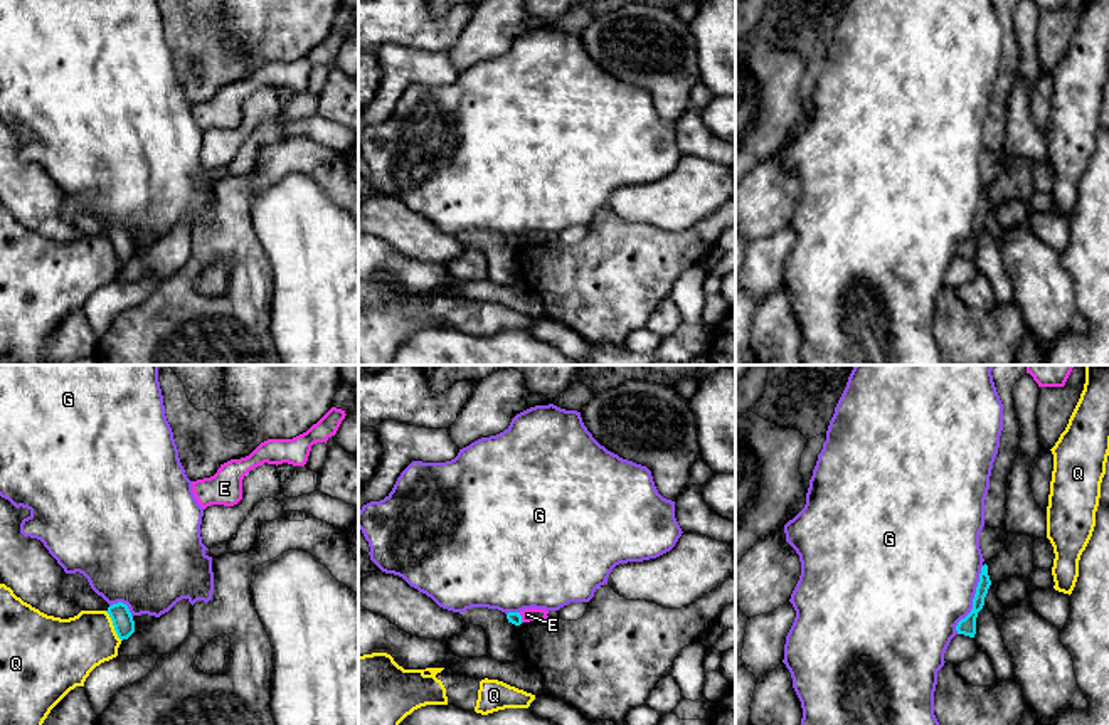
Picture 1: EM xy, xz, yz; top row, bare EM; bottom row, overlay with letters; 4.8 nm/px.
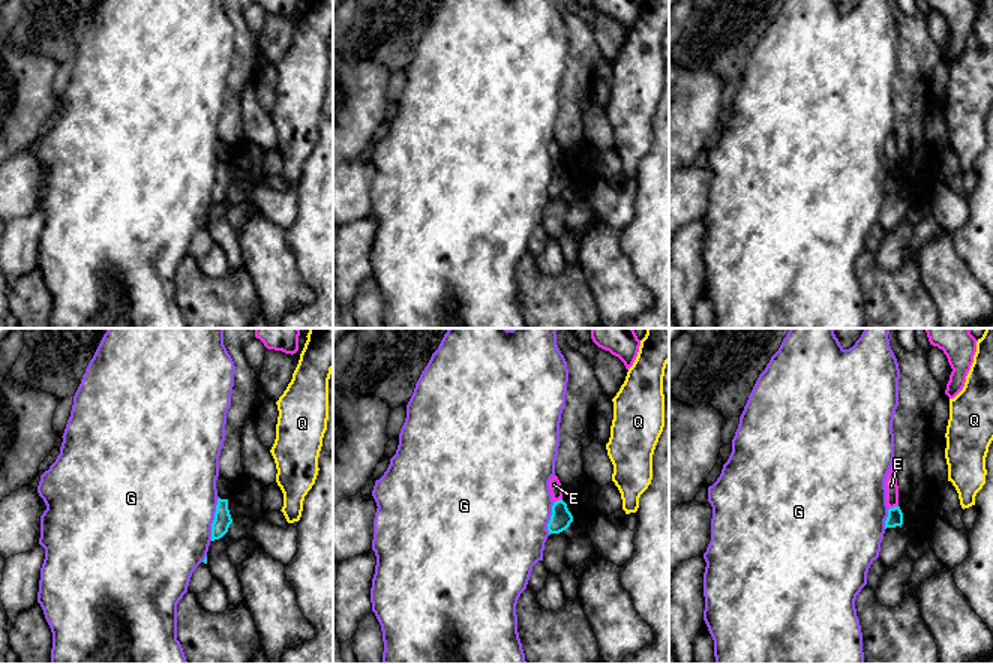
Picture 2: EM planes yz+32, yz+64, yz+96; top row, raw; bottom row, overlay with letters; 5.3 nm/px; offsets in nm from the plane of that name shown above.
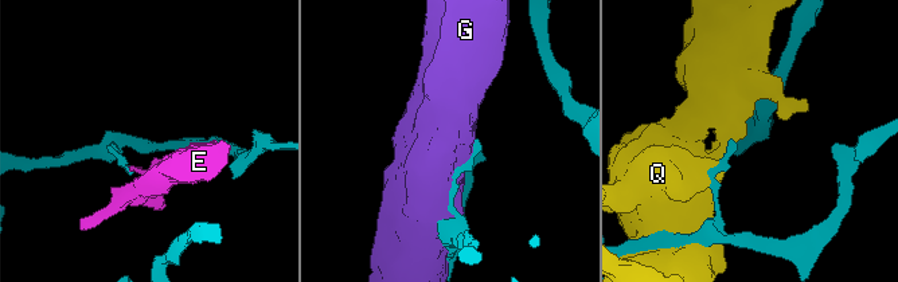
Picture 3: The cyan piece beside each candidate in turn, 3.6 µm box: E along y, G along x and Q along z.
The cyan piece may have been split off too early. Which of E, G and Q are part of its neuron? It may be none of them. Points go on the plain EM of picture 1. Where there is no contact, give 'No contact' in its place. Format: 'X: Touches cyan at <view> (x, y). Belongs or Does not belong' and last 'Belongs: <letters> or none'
E: Touches cyan at xz (520, 241). Does not belong
G: Touches cyan at yz (973, 222). Does not belong
Q: Touches cyan at xy (113, 248). Does not belong
Belongs: none

